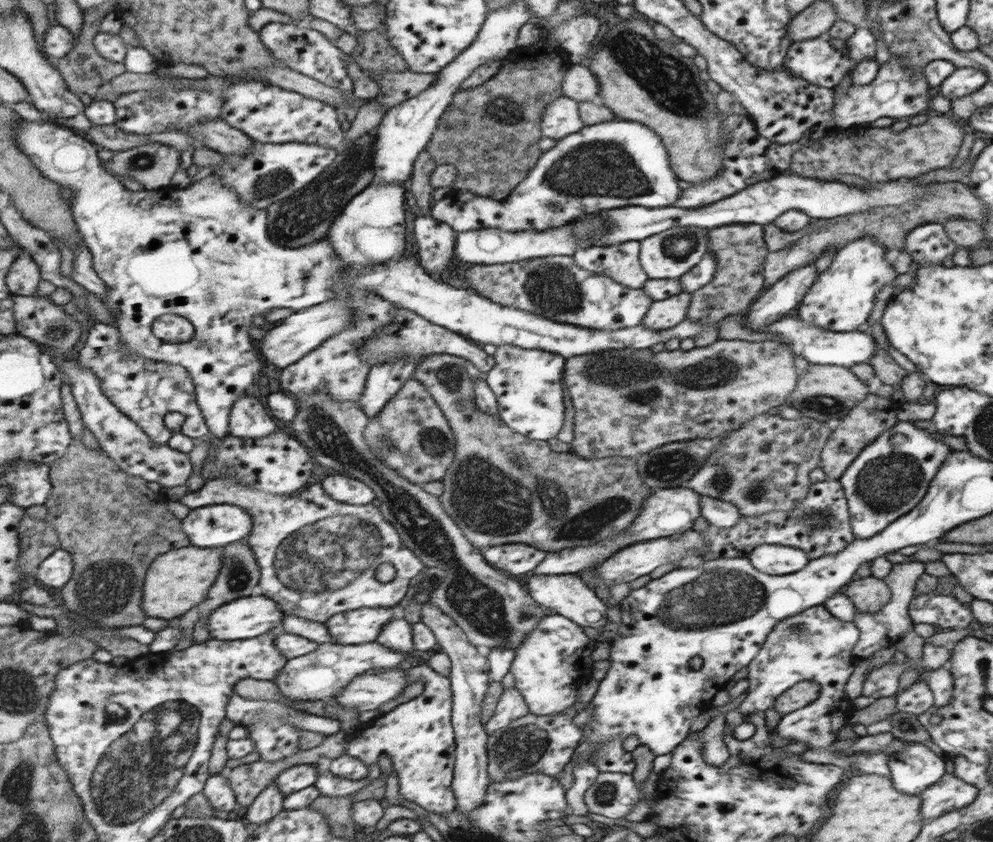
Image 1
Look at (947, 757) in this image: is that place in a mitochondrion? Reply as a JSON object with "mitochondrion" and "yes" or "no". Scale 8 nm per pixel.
{"mitochondrion":"no"}

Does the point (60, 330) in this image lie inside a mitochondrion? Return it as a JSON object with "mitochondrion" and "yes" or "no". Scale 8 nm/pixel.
{"mitochondrion":"yes"}

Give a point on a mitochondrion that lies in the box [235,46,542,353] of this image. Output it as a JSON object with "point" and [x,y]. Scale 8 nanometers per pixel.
{"point":[293,221]}

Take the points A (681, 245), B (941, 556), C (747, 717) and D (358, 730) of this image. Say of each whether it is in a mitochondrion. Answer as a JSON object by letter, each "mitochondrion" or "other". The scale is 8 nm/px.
{"A":"mitochondrion","B":"other","C":"other","D":"other"}

